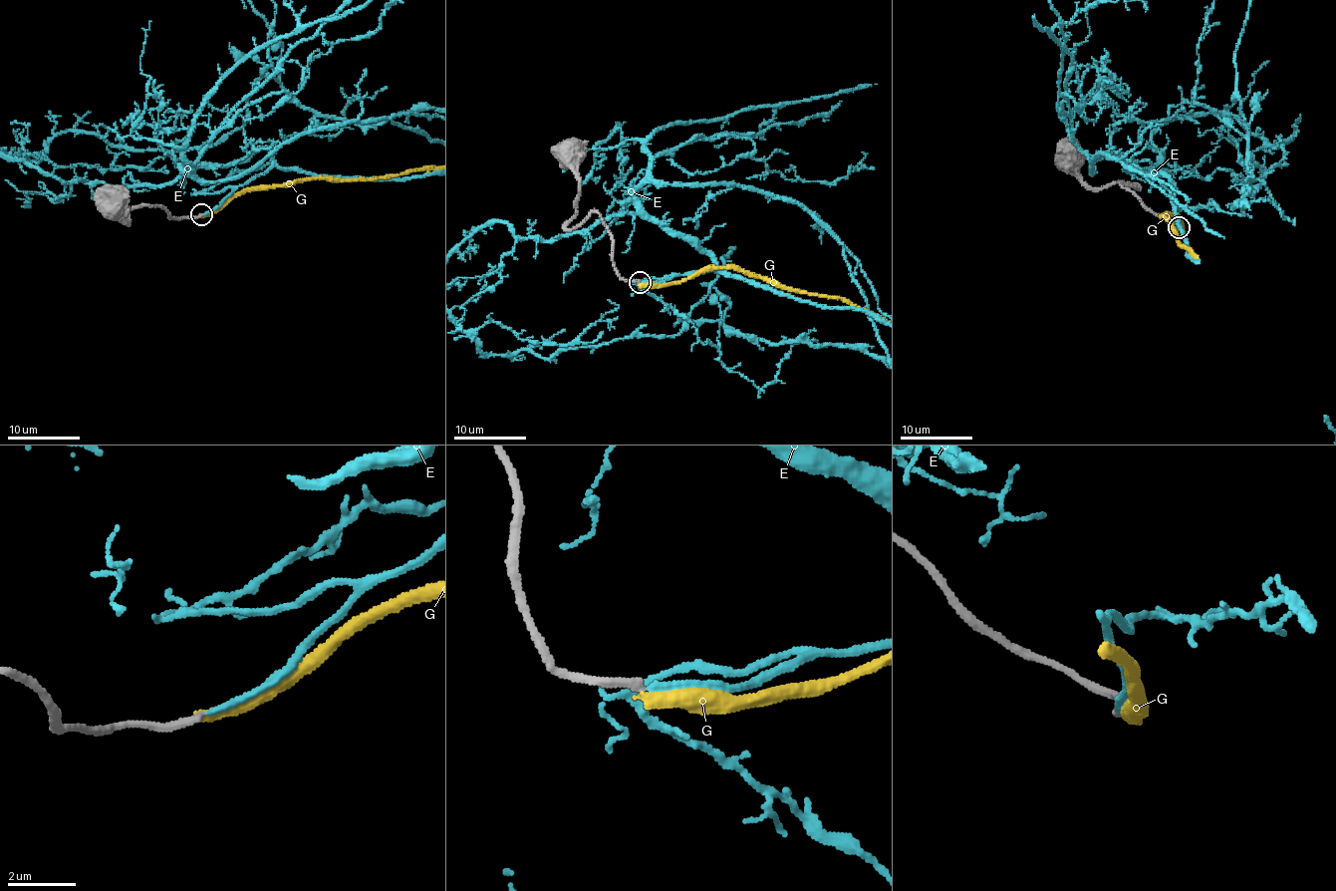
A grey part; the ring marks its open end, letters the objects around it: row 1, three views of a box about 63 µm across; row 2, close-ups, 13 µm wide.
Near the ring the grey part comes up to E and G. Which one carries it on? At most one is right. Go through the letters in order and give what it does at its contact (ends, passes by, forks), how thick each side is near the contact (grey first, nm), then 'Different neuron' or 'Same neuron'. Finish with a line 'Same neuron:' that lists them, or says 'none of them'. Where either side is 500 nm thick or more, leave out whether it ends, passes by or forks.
E: It ends there. Thickness 240 nm (grey) against 200 nm. Same neuron
G: It ends there. Thickness 240 nm (grey) against 340 nm. Different neuron
Same neuron: E

